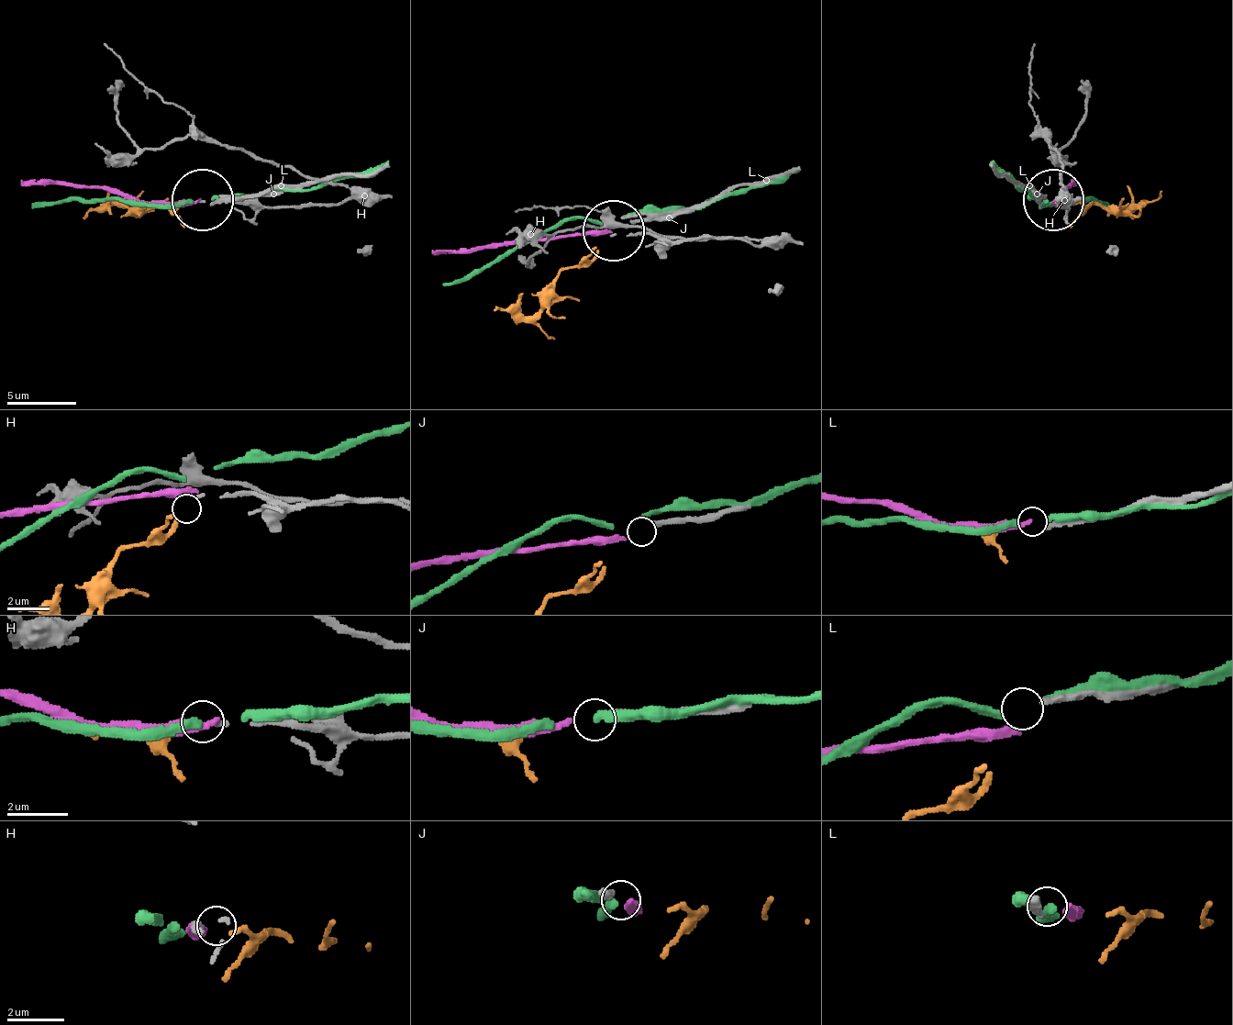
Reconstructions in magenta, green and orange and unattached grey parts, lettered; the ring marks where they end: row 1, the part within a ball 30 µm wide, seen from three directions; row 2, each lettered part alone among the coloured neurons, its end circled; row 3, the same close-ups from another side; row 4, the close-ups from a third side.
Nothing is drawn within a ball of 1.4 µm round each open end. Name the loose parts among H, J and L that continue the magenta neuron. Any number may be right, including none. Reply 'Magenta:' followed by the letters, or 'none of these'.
Magenta: J

